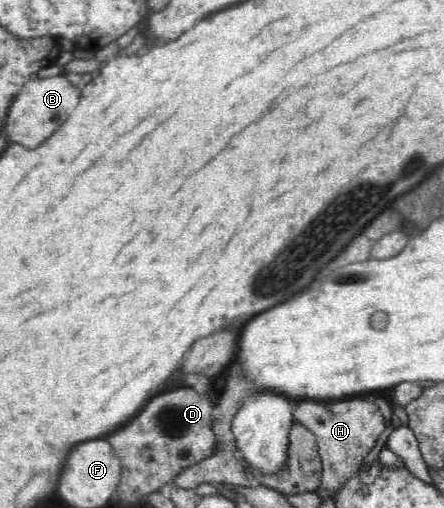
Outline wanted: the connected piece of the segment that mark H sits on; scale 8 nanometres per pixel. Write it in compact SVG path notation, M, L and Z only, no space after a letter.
M305 401L295 407L295 423L303 423L317 438L318 453L322 462L320 487L335 492L341 489L363 467L365 457L375 447L375 442L385 431L383 415L372 401Z

